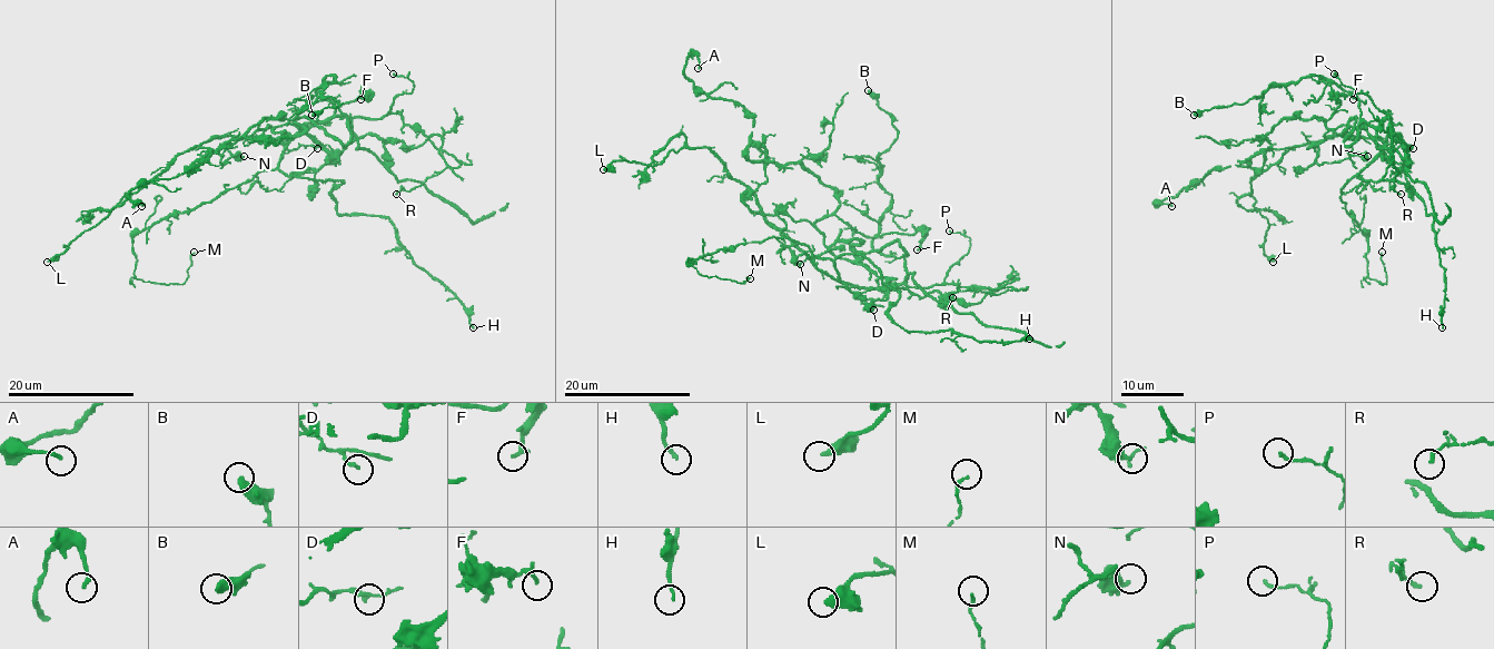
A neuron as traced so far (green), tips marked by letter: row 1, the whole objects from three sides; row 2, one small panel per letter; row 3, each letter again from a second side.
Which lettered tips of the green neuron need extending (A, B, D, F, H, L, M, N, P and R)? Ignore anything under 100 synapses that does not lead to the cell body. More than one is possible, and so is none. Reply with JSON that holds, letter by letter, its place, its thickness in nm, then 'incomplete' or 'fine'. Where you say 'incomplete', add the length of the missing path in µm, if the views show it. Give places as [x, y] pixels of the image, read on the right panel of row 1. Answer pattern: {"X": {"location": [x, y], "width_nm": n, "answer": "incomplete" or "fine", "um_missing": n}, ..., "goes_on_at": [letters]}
{"A": {"location": [1171, 206], "width_nm": 170, "answer": "fine"}, "B": {"location": [1194, 115], "width_nm": 460, "answer": "fine"}, "D": {"location": [1413, 148], "width_nm": 190, "answer": "fine"}, "F": {"location": [1353, 99], "width_nm": 140, "answer": "fine"}, "H": {"location": [1442, 327], "width_nm": 150, "answer": "fine"}, "L": {"location": [1273, 262], "width_nm": 400, "answer": "fine"}, "M": {"location": [1382, 252], "width_nm": 130, "answer": "fine"}, "N": {"location": [1367, 156], "width_nm": 420, "answer": "fine"}, "P": {"location": [1334, 74], "width_nm": 130, "answer": "fine"}, "R": {"location": [1401, 194], "width_nm": 170, "answer": "fine"}, "goes_on_at": []}

